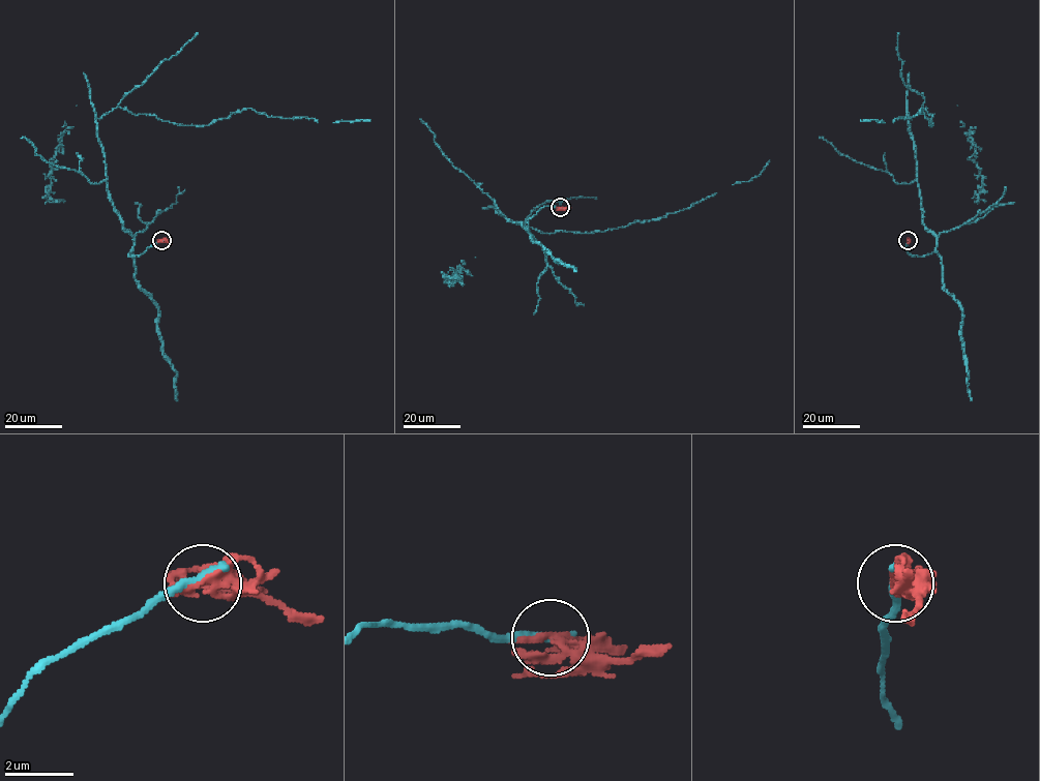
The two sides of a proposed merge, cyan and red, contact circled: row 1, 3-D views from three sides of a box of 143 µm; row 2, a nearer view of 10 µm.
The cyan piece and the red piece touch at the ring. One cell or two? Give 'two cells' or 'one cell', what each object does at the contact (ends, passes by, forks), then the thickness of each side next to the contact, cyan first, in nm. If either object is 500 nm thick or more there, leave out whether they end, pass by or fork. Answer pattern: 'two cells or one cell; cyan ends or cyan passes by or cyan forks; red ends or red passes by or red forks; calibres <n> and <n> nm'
two cells; cyan ends; red forks; calibres 280 and 240 nm

